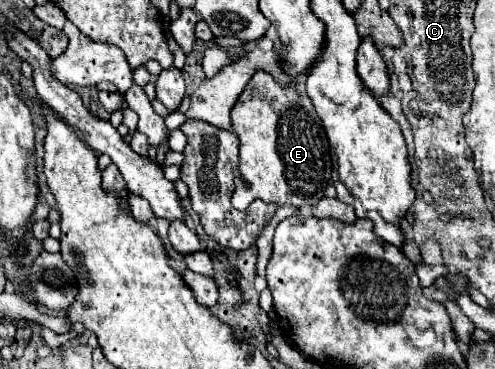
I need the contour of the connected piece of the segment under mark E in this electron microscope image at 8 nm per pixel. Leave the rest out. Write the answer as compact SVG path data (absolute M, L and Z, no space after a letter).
M256 72L232 108L232 126L240 138L238 170L248 186L256 192L256 198L262 202L274 202L278 206L294 206L298 210L308 210L318 204L320 198L324 198L324 190L328 188L332 174L330 144L326 140L322 120L318 120L318 114L314 112L302 84L280 88L270 74Z

